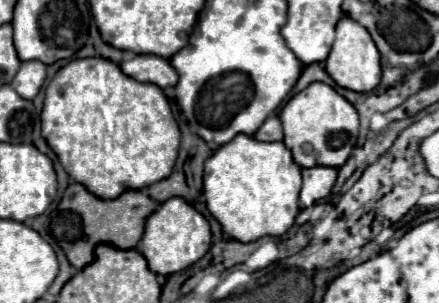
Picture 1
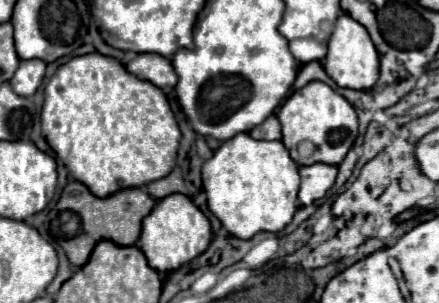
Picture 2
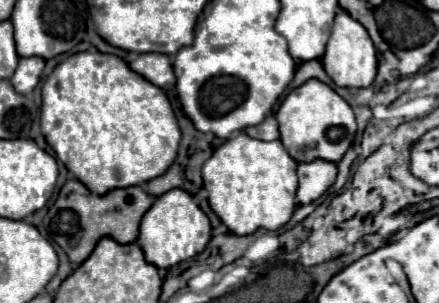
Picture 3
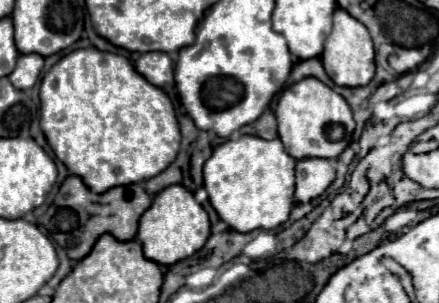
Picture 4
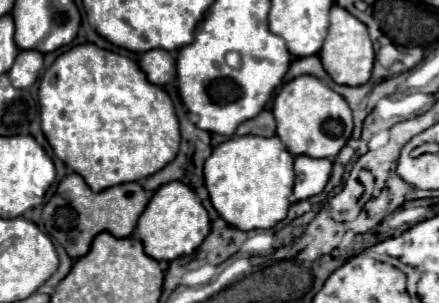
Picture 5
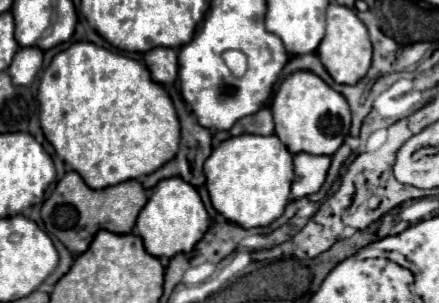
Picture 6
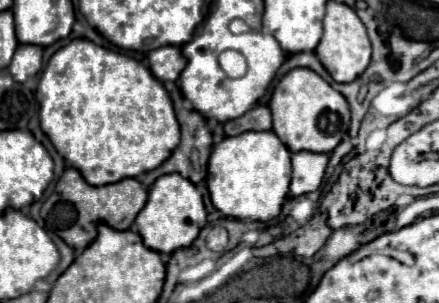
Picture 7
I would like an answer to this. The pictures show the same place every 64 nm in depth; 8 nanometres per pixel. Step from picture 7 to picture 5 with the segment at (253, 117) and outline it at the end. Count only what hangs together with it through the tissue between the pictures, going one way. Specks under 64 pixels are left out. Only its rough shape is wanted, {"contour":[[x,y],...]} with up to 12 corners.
{"contour":[[270,110],[236,128],[236,136],[274,136],[276,122]]}

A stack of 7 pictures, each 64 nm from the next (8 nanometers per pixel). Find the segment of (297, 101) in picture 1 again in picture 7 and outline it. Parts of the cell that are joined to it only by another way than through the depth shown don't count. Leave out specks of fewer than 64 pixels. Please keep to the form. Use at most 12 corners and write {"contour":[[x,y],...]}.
{"contour":[[310,68],[274,86],[272,130],[290,152],[330,154],[346,98]]}

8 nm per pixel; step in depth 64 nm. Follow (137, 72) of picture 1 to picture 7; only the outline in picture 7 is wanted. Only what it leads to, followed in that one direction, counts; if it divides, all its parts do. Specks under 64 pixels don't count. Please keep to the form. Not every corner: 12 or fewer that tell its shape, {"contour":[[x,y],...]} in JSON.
{"contour":[[178,46],[148,54],[148,66],[160,80],[176,80],[184,70]]}

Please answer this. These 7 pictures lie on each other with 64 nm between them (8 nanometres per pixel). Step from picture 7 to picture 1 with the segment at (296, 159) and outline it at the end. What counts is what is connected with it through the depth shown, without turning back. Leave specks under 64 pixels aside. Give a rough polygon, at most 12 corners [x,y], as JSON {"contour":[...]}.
{"contour":[[336,168],[302,170],[302,206],[326,198]]}

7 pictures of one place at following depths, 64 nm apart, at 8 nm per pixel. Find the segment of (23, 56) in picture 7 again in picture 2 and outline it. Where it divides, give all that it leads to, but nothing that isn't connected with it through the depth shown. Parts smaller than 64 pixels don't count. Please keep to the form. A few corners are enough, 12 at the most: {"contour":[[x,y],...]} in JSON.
{"contour":[[22,60],[10,80],[14,92],[32,96],[42,84],[46,62]]}

